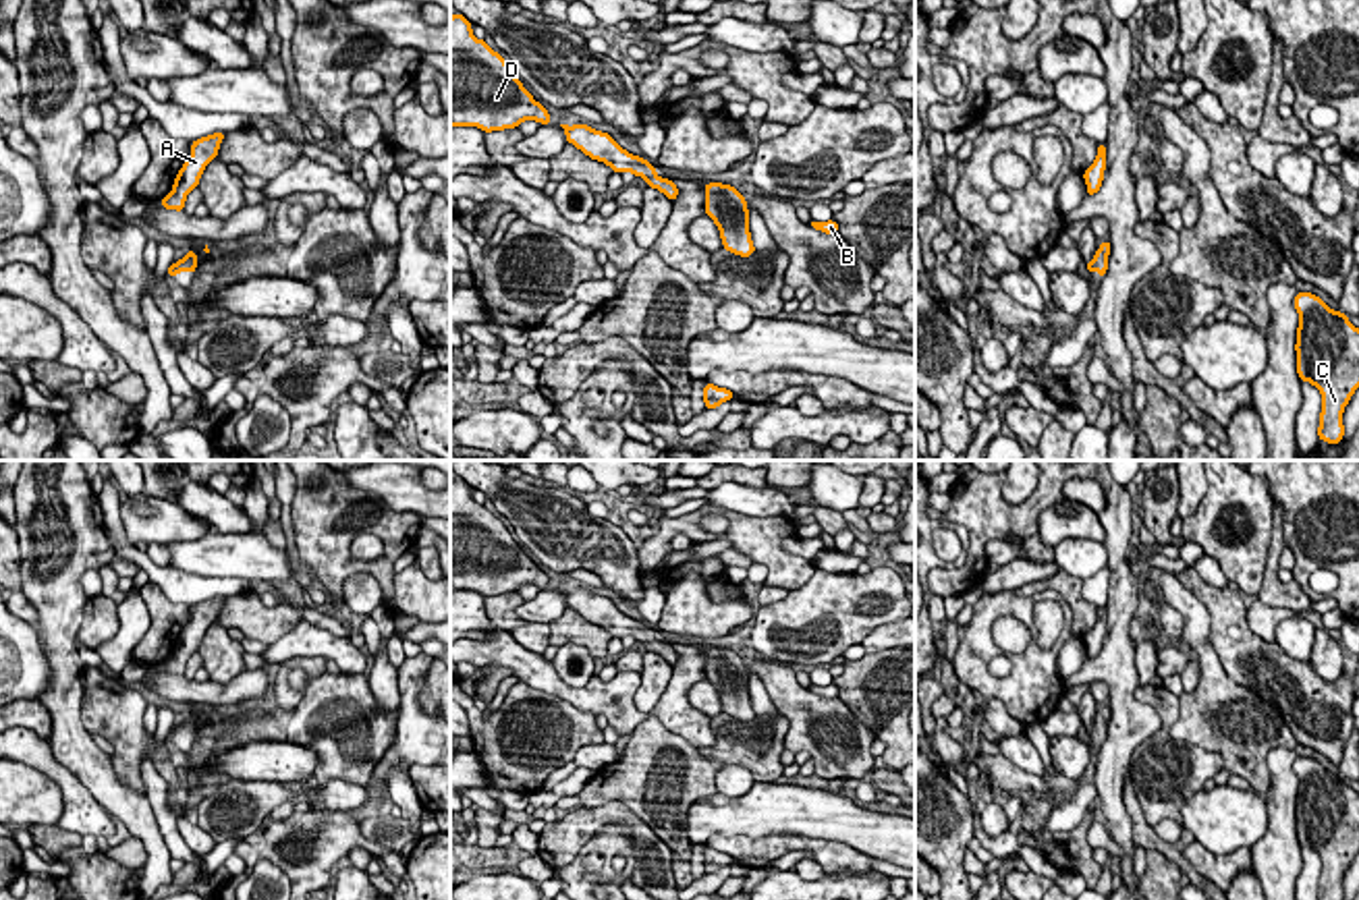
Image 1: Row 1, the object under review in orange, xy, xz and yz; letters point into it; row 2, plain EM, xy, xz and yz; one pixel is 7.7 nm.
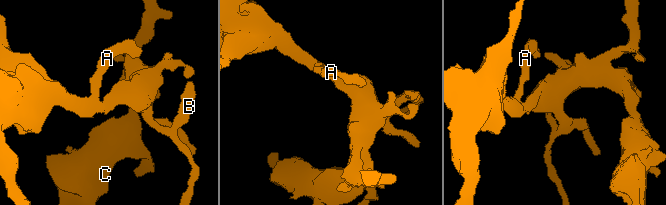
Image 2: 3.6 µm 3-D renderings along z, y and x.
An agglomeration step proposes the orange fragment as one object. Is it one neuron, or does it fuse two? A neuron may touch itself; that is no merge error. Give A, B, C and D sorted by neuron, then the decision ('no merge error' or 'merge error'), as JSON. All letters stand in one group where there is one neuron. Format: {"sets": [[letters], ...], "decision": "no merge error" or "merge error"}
{"sets": [["A", "B", "C", "D"]], "decision": "no merge error"}

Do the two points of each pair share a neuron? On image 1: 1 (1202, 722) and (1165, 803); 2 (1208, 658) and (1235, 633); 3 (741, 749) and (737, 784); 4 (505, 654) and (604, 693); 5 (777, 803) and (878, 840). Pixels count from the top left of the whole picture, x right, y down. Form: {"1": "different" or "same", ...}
{"1": "different", "2": "different", "3": "different", "4": "same", "5": "same"}

